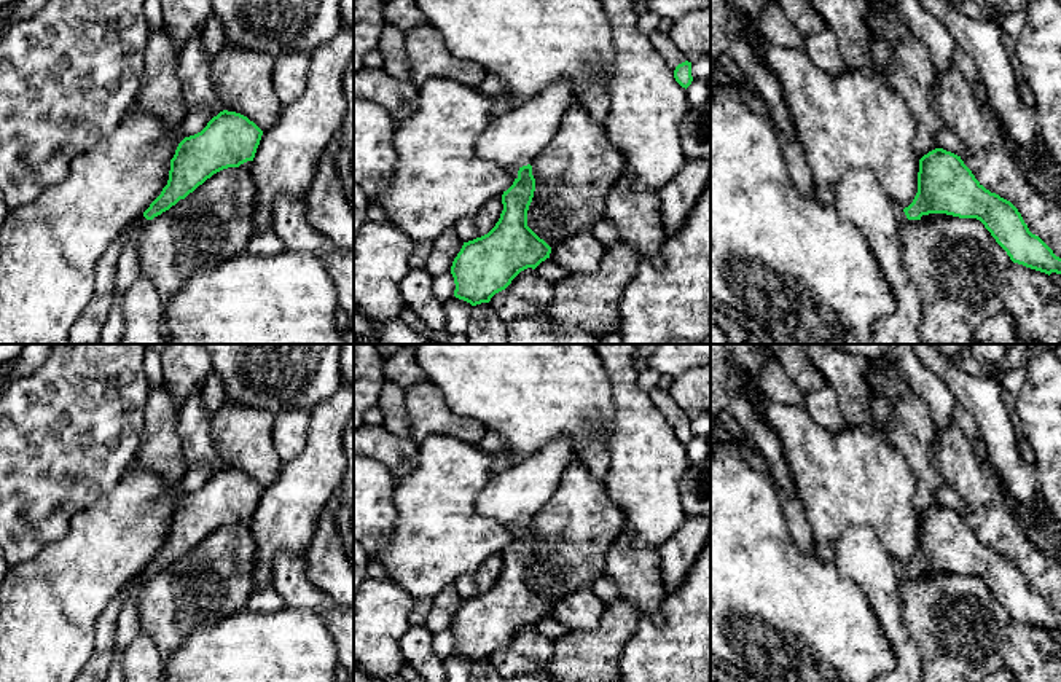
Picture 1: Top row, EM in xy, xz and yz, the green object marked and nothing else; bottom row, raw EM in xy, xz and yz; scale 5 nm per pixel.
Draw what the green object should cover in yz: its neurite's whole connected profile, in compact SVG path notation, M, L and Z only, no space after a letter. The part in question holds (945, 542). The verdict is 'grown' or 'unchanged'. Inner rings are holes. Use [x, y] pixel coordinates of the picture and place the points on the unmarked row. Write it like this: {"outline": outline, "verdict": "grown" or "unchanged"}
{"outline": "M935 505L919 516L918 550L908 564L894 559L899 580L929 570L977 575L1013 620L1061 631L1061 615L1024 580L1018 566L986 547L961 513Z", "verdict": "grown"}

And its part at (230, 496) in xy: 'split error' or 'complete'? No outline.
split error

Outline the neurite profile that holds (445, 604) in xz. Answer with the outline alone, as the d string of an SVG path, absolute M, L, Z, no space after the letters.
M454 583L446 585L432 598L432 609L427 615L425 626L432 634L451 629L451 623L464 599L459 596Z

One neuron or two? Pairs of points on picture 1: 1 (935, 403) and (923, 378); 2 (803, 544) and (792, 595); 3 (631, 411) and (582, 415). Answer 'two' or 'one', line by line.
1: one
2: two
3: two

